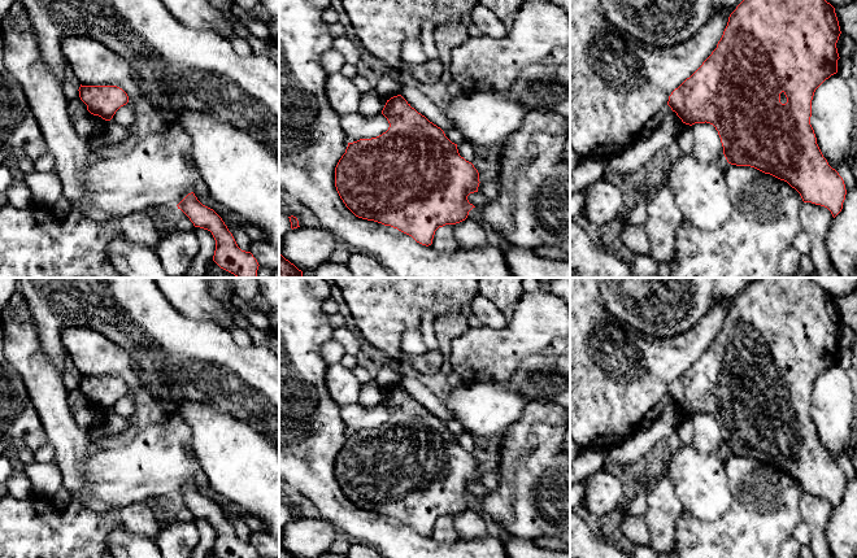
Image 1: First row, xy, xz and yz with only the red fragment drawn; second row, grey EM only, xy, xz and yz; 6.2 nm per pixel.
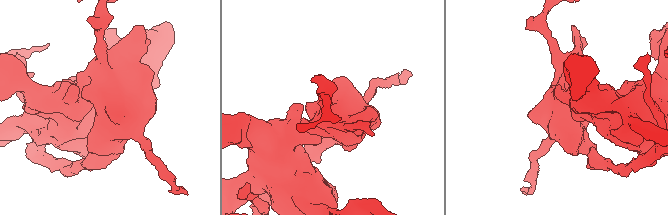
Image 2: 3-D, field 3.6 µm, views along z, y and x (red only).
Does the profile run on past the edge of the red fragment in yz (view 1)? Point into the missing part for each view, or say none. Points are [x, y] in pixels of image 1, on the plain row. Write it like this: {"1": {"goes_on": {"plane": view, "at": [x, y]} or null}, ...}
{"1": {"goes_on": null}}

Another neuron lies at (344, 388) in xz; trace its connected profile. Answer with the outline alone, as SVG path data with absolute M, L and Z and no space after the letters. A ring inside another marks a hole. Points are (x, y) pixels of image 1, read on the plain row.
M340 362L329 365L325 384L336 405L345 406L358 402L362 385L352 370L344 367Z

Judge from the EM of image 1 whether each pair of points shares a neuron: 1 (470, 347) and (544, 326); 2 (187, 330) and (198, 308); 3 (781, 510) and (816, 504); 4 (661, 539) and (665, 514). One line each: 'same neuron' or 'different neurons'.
1: same neuron
2: different neurons
3: different neurons
4: same neuron

